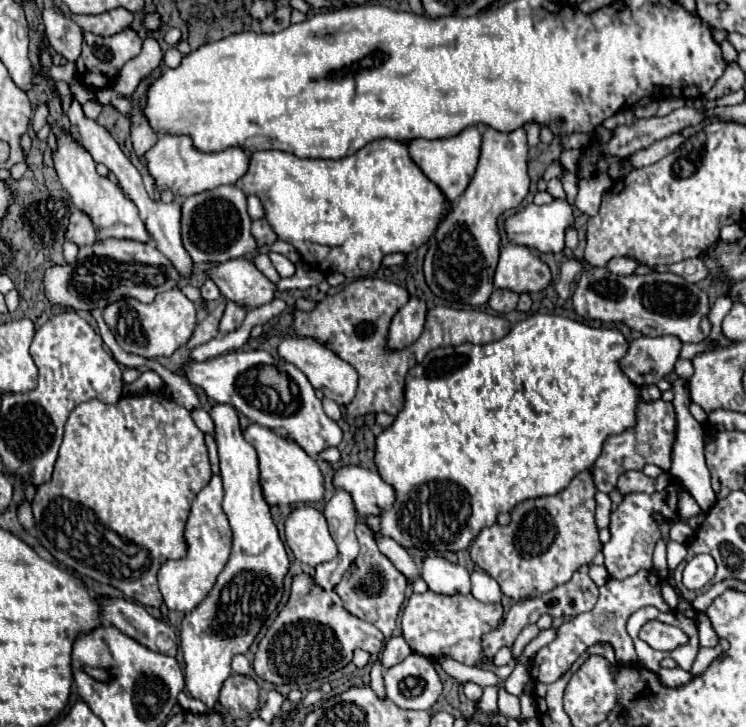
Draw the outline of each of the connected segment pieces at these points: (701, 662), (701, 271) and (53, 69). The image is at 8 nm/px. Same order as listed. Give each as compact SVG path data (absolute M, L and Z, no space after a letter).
M721 639L717 646L713 648L700 647L697 658L695 658L695 662L693 662L693 668L691 668L691 674L693 674L693 676L703 674L705 668L728 649L729 643L725 639Z
M693 258L693 260L681 260L677 264L671 264L671 266L657 266L655 268L657 272L663 272L663 270L669 270L669 272L675 272L679 276L683 276L685 280L697 284L701 280L705 280L709 276L709 268L705 266L705 262L701 258Z
M67 62L65 66L47 66L47 74L54 79L64 81L69 87L77 83L75 77L76 66L72 62Z

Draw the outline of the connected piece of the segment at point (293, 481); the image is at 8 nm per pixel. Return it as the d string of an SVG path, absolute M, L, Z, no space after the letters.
M249 424L243 430L243 436L257 450L261 488L269 504L283 506L293 502L317 502L323 498L323 476L319 472L317 462L303 448L259 424Z

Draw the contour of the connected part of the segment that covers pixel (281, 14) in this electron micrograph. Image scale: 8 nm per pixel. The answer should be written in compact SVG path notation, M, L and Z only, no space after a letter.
M285 6L285 8L277 8L273 14L269 14L263 22L261 22L261 30L267 32L267 34L273 34L273 32L281 32L285 30L291 22L291 8Z

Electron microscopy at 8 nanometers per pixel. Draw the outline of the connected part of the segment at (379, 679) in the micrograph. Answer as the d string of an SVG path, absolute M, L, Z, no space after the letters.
M377 658L371 660L371 688L377 692L377 696L385 694L385 684L383 684L383 666Z

